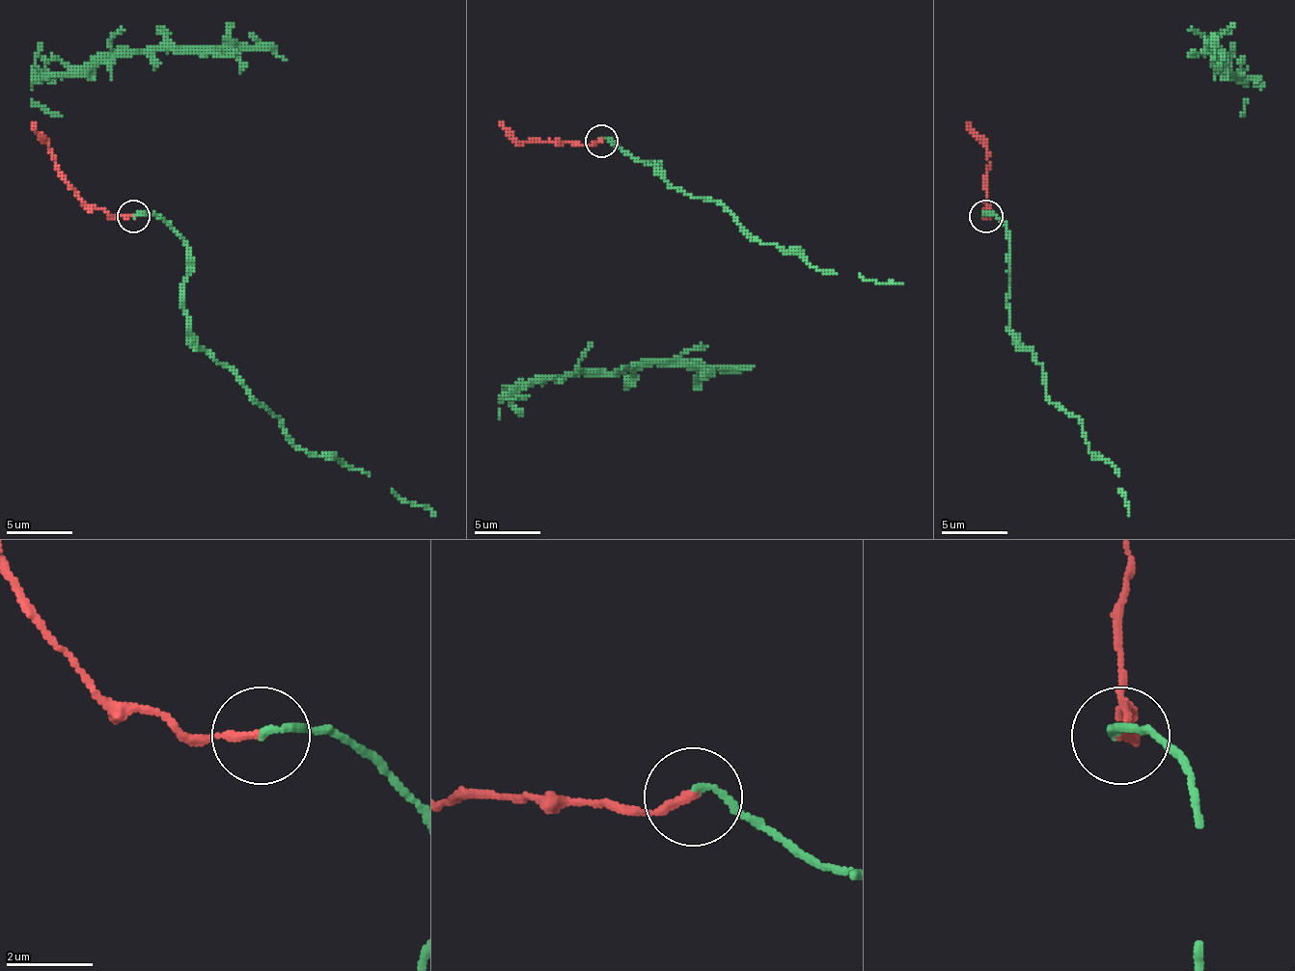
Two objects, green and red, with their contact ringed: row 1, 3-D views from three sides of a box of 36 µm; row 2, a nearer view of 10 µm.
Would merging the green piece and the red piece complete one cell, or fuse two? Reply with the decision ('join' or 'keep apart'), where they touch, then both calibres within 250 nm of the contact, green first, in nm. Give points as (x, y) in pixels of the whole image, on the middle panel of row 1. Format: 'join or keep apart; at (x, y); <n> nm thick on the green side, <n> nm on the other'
join; at (601, 141); 160 nm thick on the green side, 200 nm on the other

